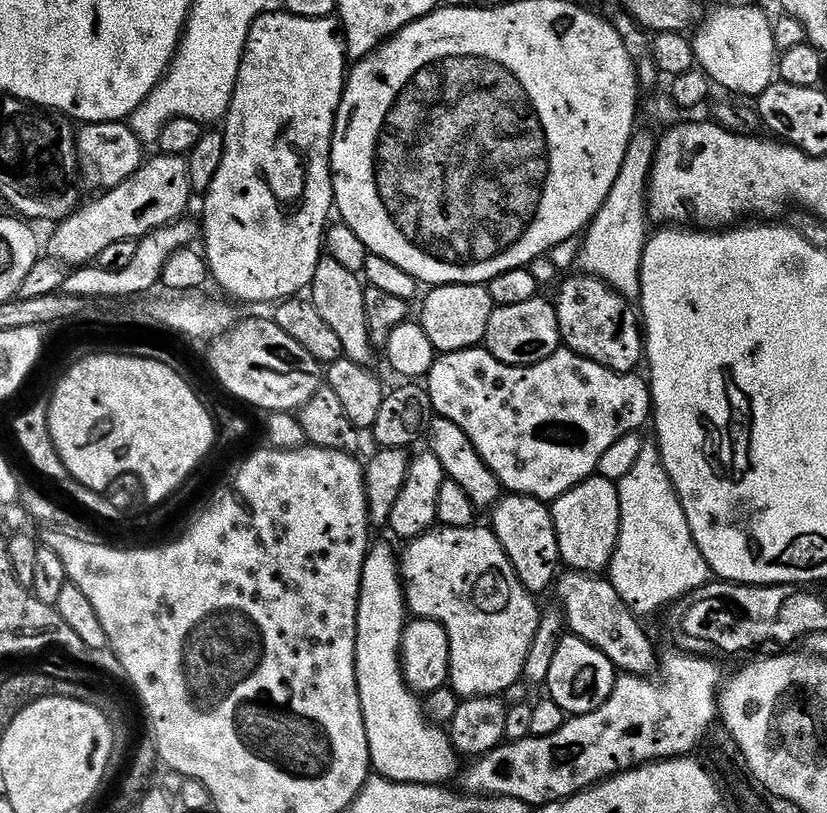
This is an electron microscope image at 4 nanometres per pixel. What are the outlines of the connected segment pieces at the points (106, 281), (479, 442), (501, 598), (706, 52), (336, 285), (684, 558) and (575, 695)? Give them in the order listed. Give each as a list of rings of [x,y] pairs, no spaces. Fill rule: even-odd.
[[[181,218],[174,224],[167,224],[165,228],[154,230],[139,241],[138,251],[134,253],[134,259],[122,270],[102,270],[99,266],[81,266],[71,269],[68,277],[64,280],[63,295],[82,298],[89,302],[143,297],[148,294],[152,287],[157,287],[160,284],[162,266],[166,264],[166,258],[170,258],[170,254],[174,254],[174,250],[189,247],[195,236],[197,239],[197,225],[195,228],[188,221],[188,218]]]
[[[483,346],[437,355],[436,360],[432,363],[432,369],[426,377],[426,400],[430,408],[432,403],[433,413],[436,416],[444,416],[450,422],[454,422],[454,426],[458,426],[466,434],[466,438],[470,438],[474,450],[478,450],[478,454],[486,462],[486,466],[498,478],[501,489],[518,496],[532,496],[535,500],[545,502],[557,500],[571,488],[577,488],[583,480],[589,479],[596,472],[598,462],[602,462],[602,454],[606,454],[607,448],[614,446],[614,442],[618,442],[618,438],[622,438],[626,434],[640,432],[647,420],[649,423],[654,412],[652,389],[649,381],[643,375],[615,372],[598,362],[580,356],[577,352],[571,352],[570,349],[563,346],[554,354],[550,354],[550,358],[523,366],[506,364],[504,361],[494,358]]]
[[[461,526],[459,528],[437,527],[431,532],[425,532],[422,536],[417,536],[415,540],[407,545],[408,548],[402,552],[402,559],[399,561],[400,574],[404,586],[404,599],[406,608],[413,617],[421,620],[433,620],[438,622],[446,630],[450,638],[450,670],[448,678],[450,687],[460,698],[469,697],[499,697],[507,688],[521,683],[526,658],[530,654],[530,646],[534,642],[534,634],[538,630],[538,622],[542,611],[541,605],[536,605],[537,597],[533,593],[527,592],[502,546],[498,542],[496,533],[491,527],[484,526]]]
[[[759,6],[716,8],[707,16],[708,13],[694,36],[697,65],[713,85],[720,87],[721,84],[737,92],[732,94],[740,98],[759,98],[778,76],[778,53],[770,16],[768,20],[767,14]]]
[[[325,255],[314,270],[314,278],[310,285],[310,299],[318,314],[322,314],[322,319],[336,331],[337,337],[342,341],[344,359],[371,365],[372,359],[378,356],[378,352],[370,342],[370,330],[366,326],[364,290],[365,285],[357,273],[346,270],[346,266],[334,262],[332,256]]]
[[[645,442],[642,455],[634,462],[630,474],[626,474],[626,478],[616,484],[620,503],[620,537],[612,562],[606,569],[606,576],[611,580],[614,590],[618,590],[618,598],[622,598],[628,609],[641,618],[647,618],[651,612],[656,612],[667,604],[675,605],[684,597],[697,592],[710,580],[708,563],[706,558],[702,558],[702,550],[698,550],[698,542],[694,542],[694,534],[690,534],[690,522],[686,522],[682,502],[675,490],[668,490],[670,480],[664,480],[664,475],[666,466],[662,462],[659,447],[655,443]]]
[[[565,634],[558,642],[558,650],[554,653],[554,662],[550,666],[550,674],[546,685],[547,695],[569,717],[585,716],[598,710],[610,698],[618,679],[618,670],[590,642],[571,634]]]

